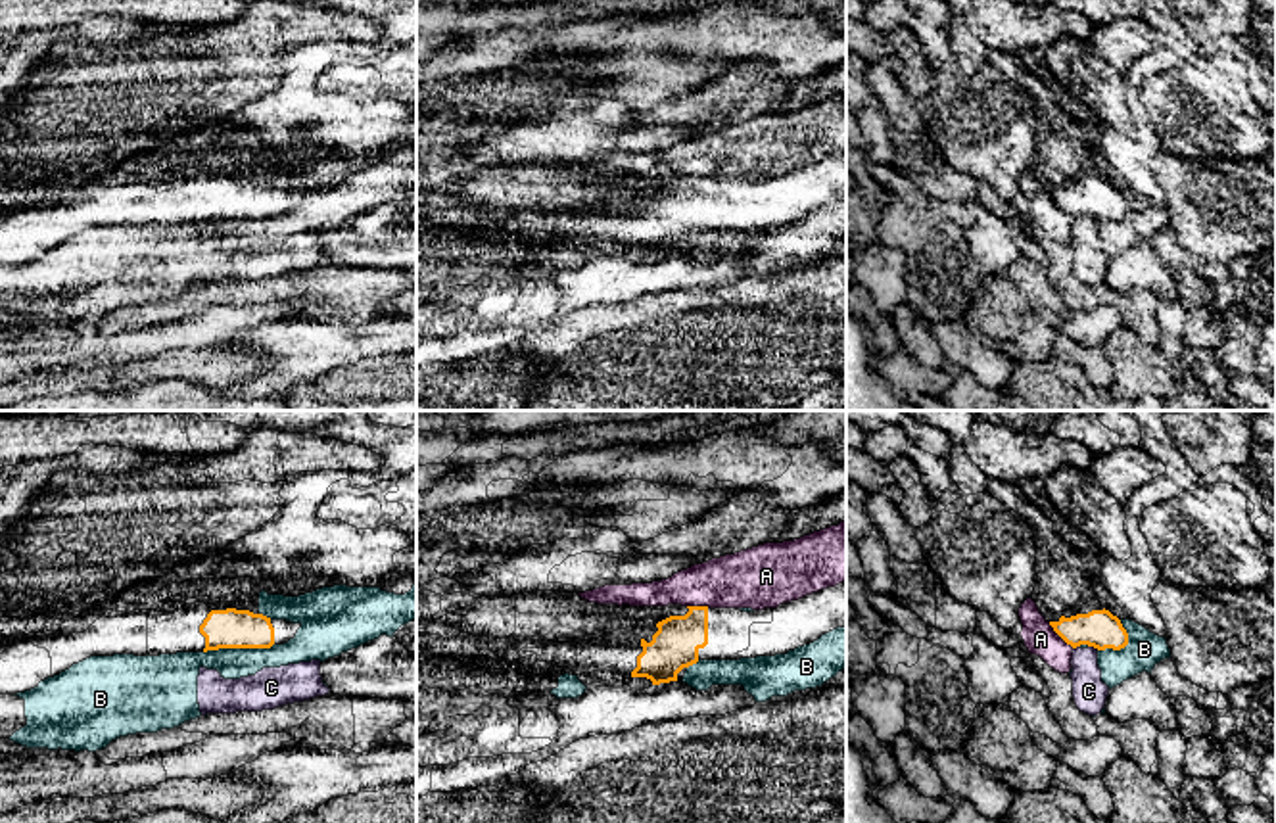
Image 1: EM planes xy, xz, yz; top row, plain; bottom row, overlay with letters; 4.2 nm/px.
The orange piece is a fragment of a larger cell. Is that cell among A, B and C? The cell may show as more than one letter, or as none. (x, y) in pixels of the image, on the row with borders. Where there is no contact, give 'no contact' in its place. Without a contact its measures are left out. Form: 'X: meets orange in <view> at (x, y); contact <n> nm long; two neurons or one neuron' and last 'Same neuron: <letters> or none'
A: meets orange in yz at (1060, 635); contact 160 nm long; two neurons
B: meets orange in xy at (238, 647); contact 300 nm long; two neurons
C: meets orange in yz at (1094, 647); contact 50 nm long; two neurons
Same neuron: none

